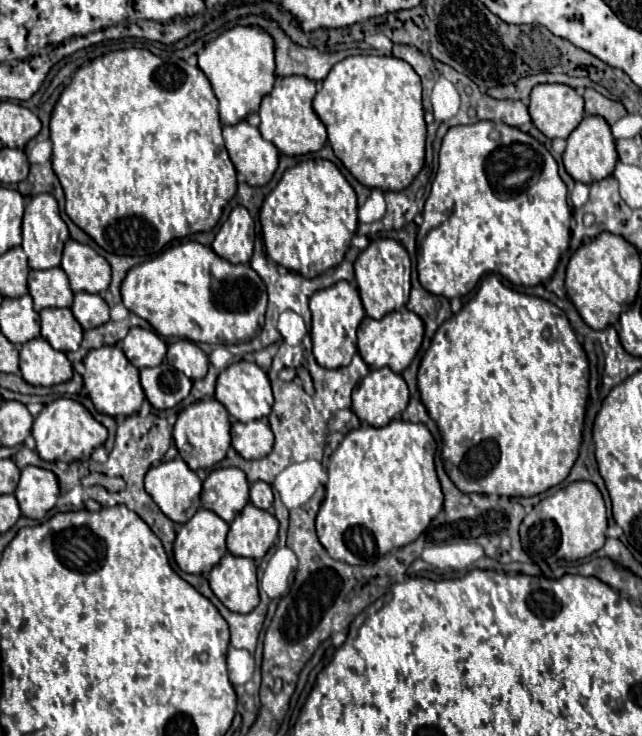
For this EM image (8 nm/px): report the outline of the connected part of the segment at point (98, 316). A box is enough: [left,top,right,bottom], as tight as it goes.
[70,292,110,330]

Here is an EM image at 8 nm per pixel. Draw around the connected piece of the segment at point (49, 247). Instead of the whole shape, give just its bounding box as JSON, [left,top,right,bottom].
[22,194,68,270]

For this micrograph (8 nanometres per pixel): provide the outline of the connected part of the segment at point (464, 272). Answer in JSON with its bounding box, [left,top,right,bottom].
[418,122,572,300]

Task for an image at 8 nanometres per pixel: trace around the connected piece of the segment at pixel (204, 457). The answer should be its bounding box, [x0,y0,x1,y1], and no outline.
[172,400,230,470]

